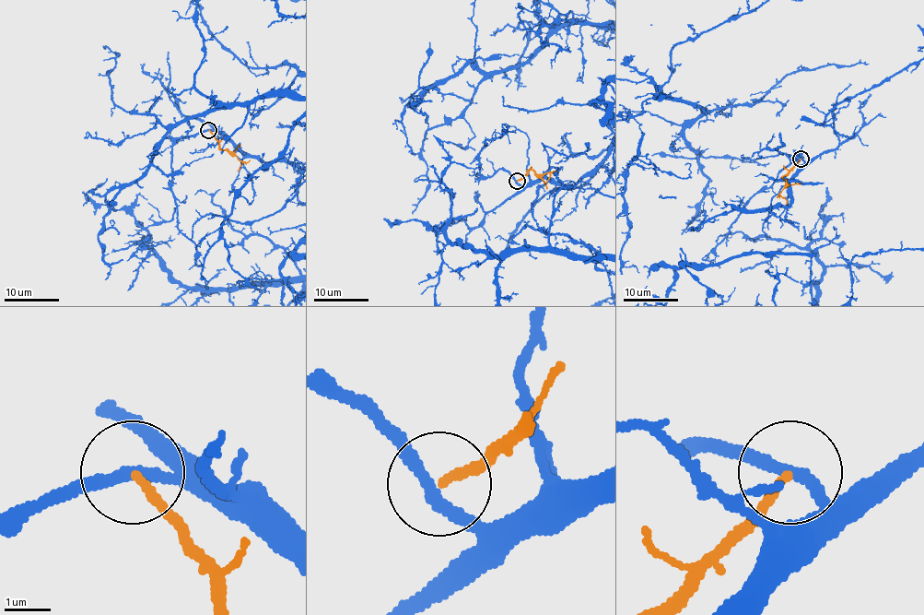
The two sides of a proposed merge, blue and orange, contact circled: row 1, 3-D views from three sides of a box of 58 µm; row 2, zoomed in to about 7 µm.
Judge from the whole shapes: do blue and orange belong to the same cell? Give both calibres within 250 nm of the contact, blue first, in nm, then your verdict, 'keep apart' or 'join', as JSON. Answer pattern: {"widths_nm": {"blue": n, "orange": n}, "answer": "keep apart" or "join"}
{"widths_nm": {"blue": 240, "orange": 190}, "answer": "keep apart"}

